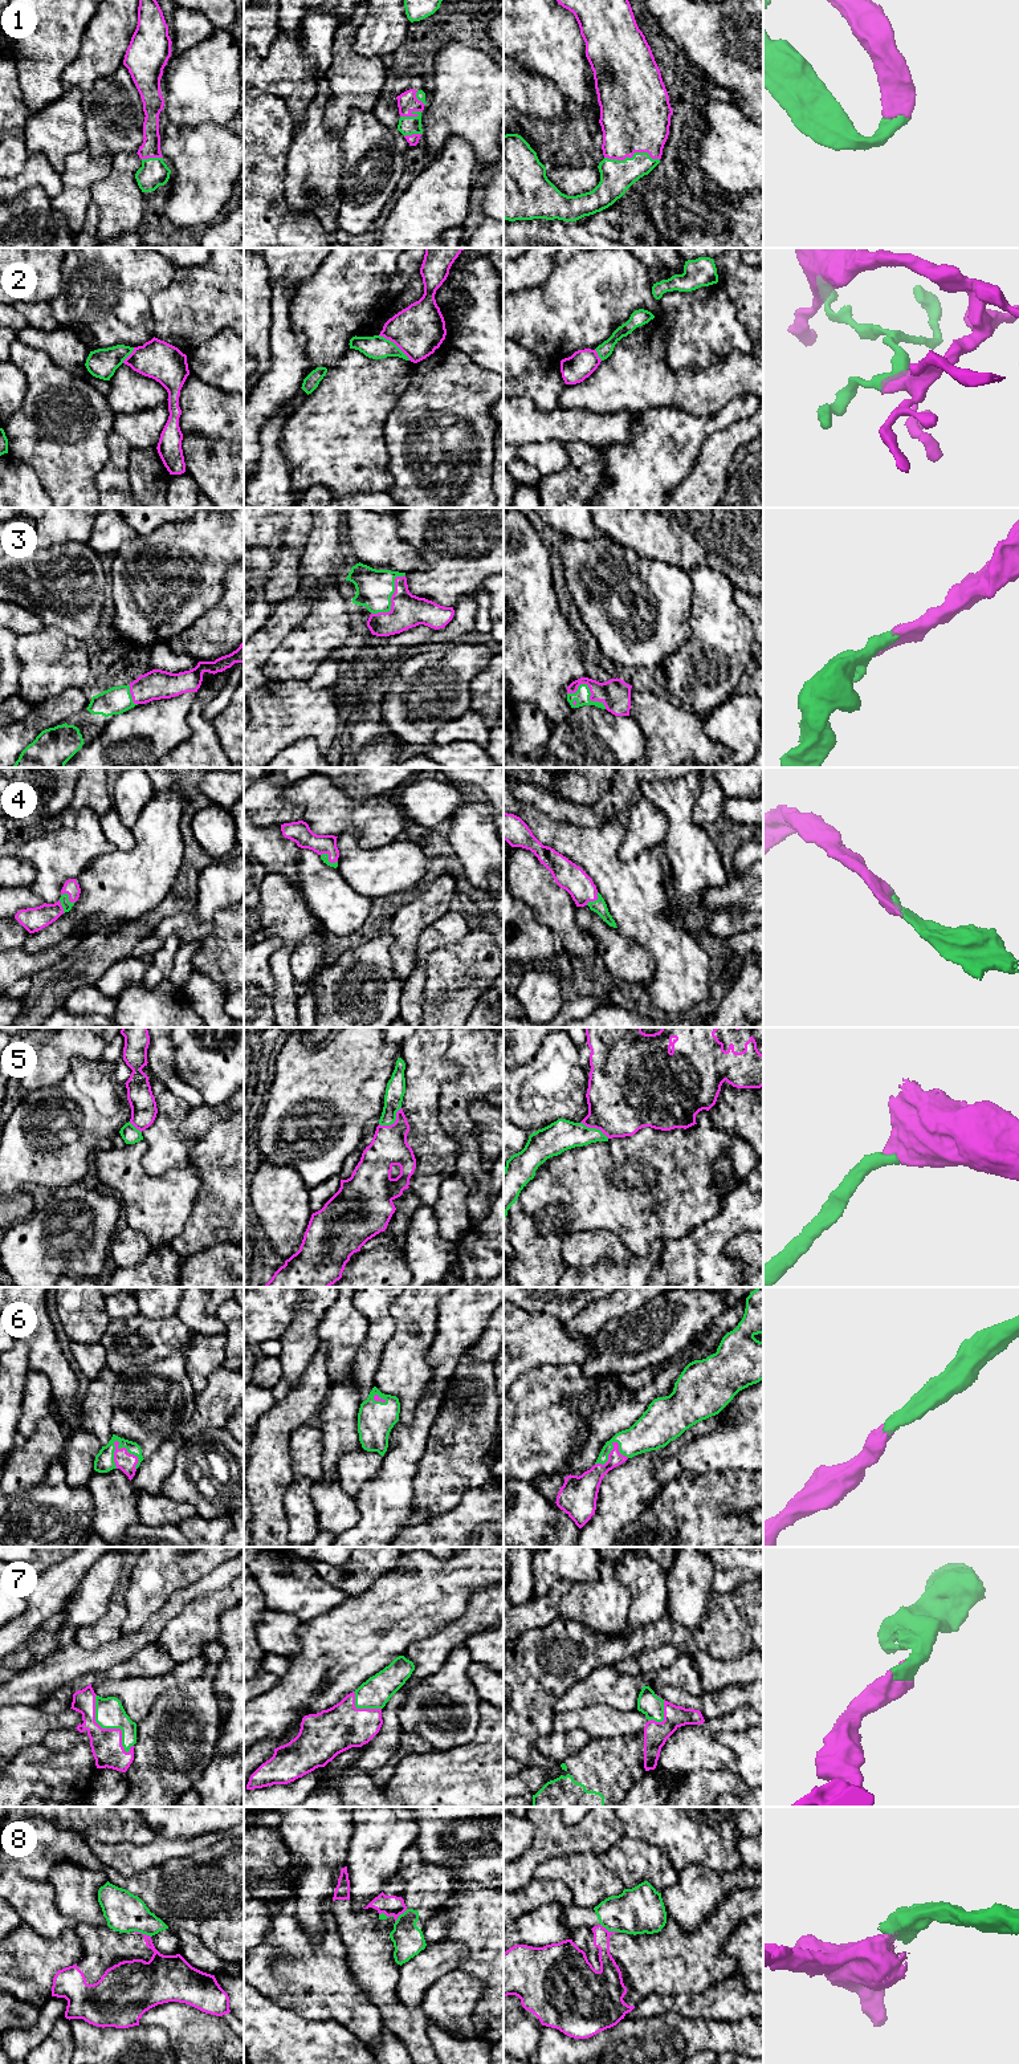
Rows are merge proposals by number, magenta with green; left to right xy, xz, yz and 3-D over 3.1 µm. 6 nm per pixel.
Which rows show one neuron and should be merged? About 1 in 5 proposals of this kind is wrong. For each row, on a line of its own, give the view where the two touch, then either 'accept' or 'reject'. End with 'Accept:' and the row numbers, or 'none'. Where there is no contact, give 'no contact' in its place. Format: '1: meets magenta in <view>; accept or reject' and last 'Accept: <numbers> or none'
1: meets magenta in yz; accept
2: meets magenta in xz; reject
3: meets magenta in xz; accept
4: meets magenta in xz; accept
5: meets magenta in xz; accept
6: meets magenta in xy; accept
7: meets magenta in xy; accept
8: meets magenta in yz; reject
Accept: 1, 3, 4, 5, 6, 7

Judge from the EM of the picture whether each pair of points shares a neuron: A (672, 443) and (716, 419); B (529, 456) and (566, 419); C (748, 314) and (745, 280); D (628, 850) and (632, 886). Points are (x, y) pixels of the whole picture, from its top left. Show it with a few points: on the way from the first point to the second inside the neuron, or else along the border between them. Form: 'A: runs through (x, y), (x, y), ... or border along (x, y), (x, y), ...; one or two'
A: runs through (683, 435), (705, 426); one
B: border along (565, 443), (546, 440), (517, 447); two
C: runs through (748, 306), (748, 288); one
D: border along (651, 849), (643, 849), (627, 860), (618, 855); two

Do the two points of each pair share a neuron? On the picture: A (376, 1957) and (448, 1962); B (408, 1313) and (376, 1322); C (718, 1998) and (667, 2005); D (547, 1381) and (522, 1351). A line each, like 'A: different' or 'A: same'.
A: different
B: different
C: same
D: different

